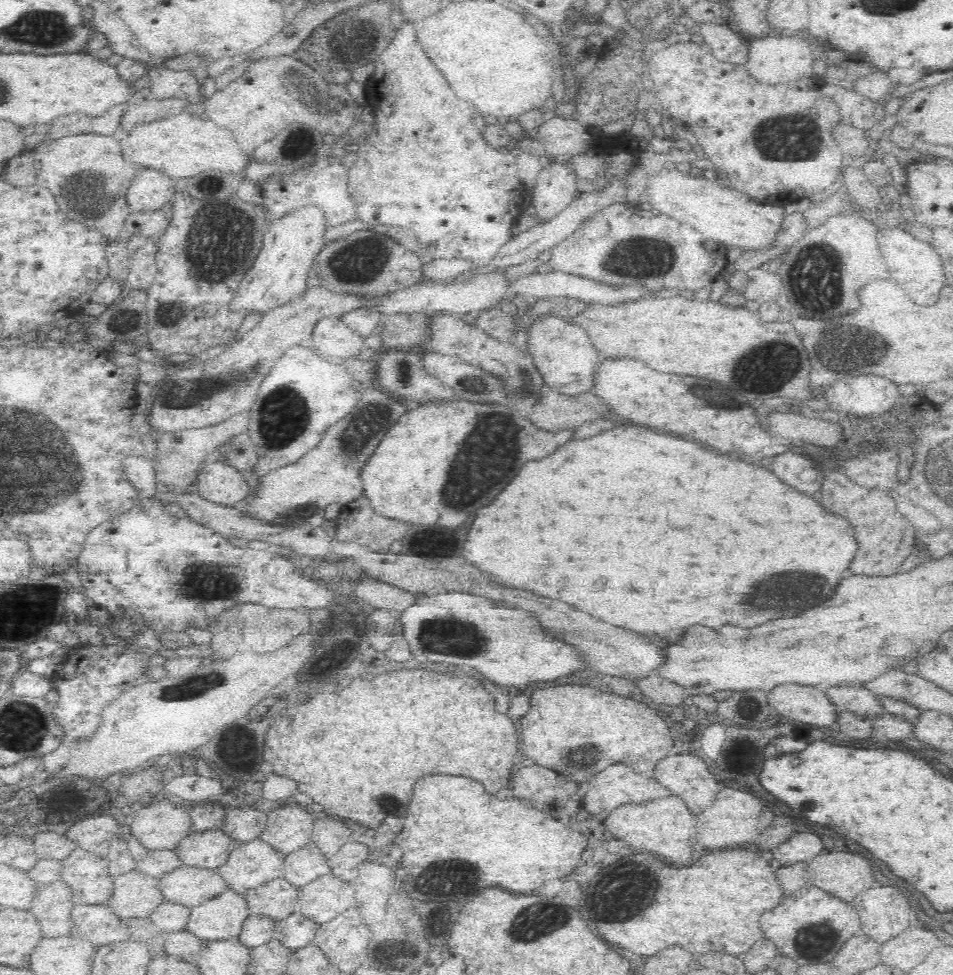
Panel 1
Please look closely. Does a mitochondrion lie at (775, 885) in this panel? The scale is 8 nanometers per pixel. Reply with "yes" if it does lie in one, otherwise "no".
no

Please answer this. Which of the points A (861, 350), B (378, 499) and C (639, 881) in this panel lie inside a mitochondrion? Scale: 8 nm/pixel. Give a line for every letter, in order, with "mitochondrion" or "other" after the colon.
A: mitochondrion
B: other
C: mitochondrion

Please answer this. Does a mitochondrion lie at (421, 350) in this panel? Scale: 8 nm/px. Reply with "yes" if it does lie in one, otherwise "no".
no

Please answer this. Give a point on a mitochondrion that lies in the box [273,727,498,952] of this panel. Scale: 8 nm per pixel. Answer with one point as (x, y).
(460, 872)

